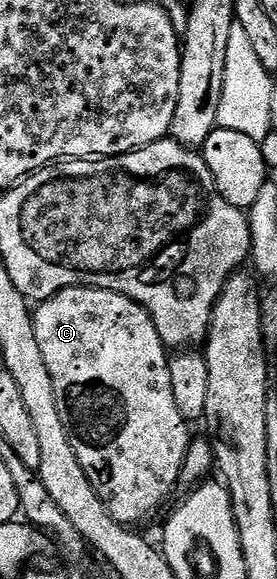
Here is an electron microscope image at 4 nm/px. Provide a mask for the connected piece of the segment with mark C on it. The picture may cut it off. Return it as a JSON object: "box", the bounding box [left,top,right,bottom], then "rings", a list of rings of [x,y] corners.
{"box":[33,287,191,526],"rings":[[[74,287],[40,302],[33,313],[35,339],[39,339],[39,351],[43,351],[43,363],[47,363],[47,371],[51,371],[51,383],[55,383],[55,403],[59,403],[59,415],[63,419],[63,427],[67,427],[67,435],[71,439],[71,447],[75,447],[75,455],[79,455],[79,463],[83,471],[87,471],[87,479],[91,479],[91,487],[105,500],[111,515],[121,525],[132,526],[132,521],[141,521],[148,513],[153,513],[169,497],[173,488],[178,488],[183,459],[187,459],[187,447],[191,440],[190,422],[179,415],[179,407],[175,407],[175,391],[171,391],[171,371],[169,370],[170,354],[165,344],[159,339],[159,331],[151,319],[151,315],[142,305],[129,297],[119,295],[110,289],[90,289]]]}

